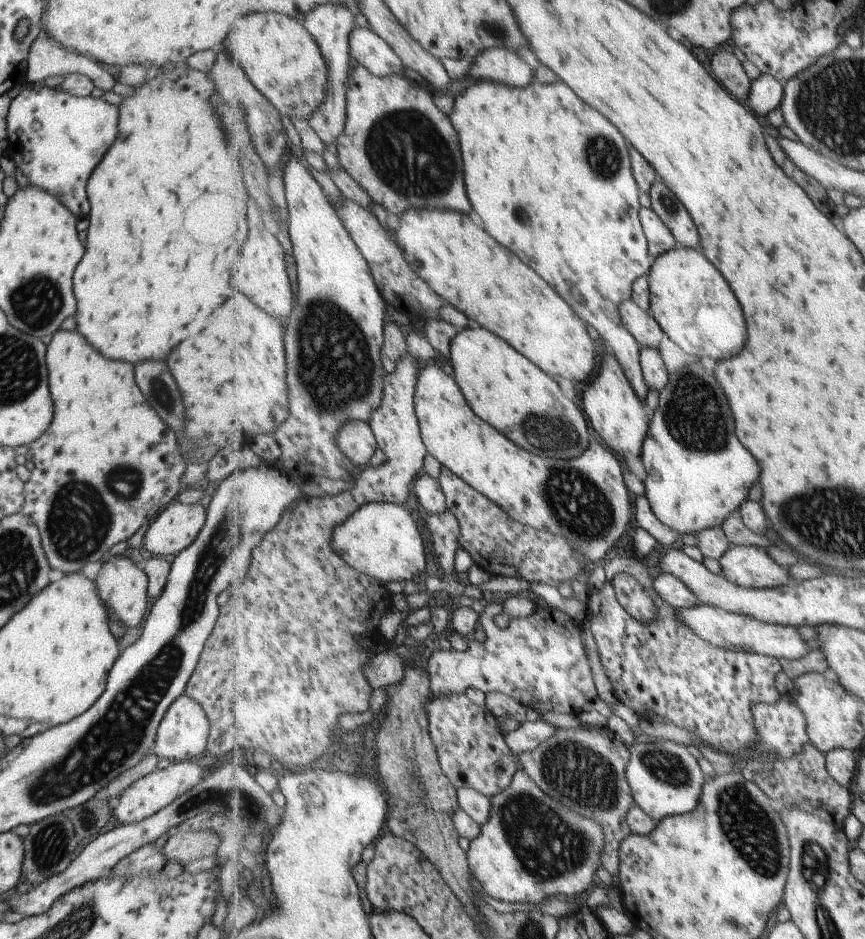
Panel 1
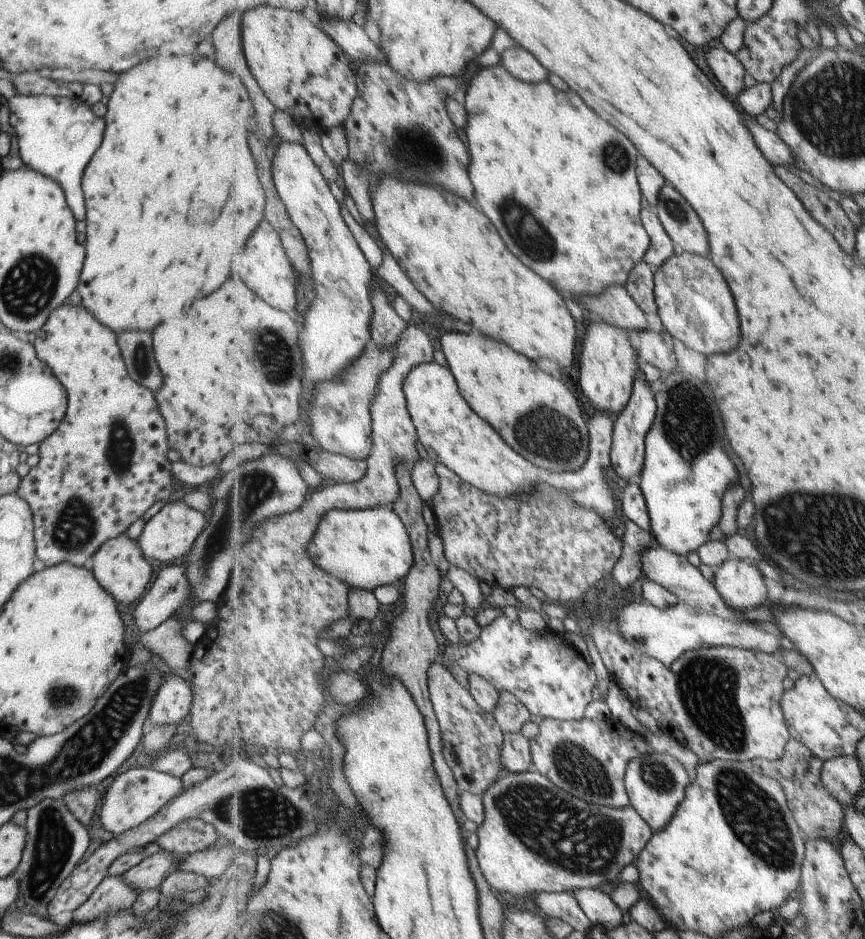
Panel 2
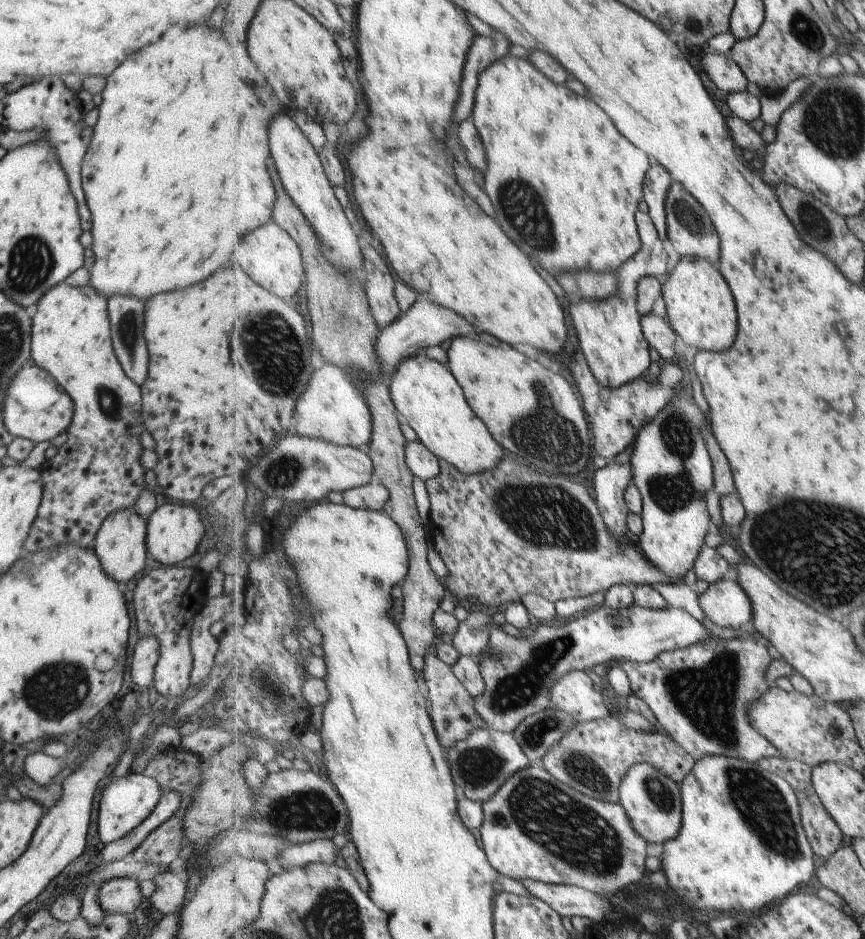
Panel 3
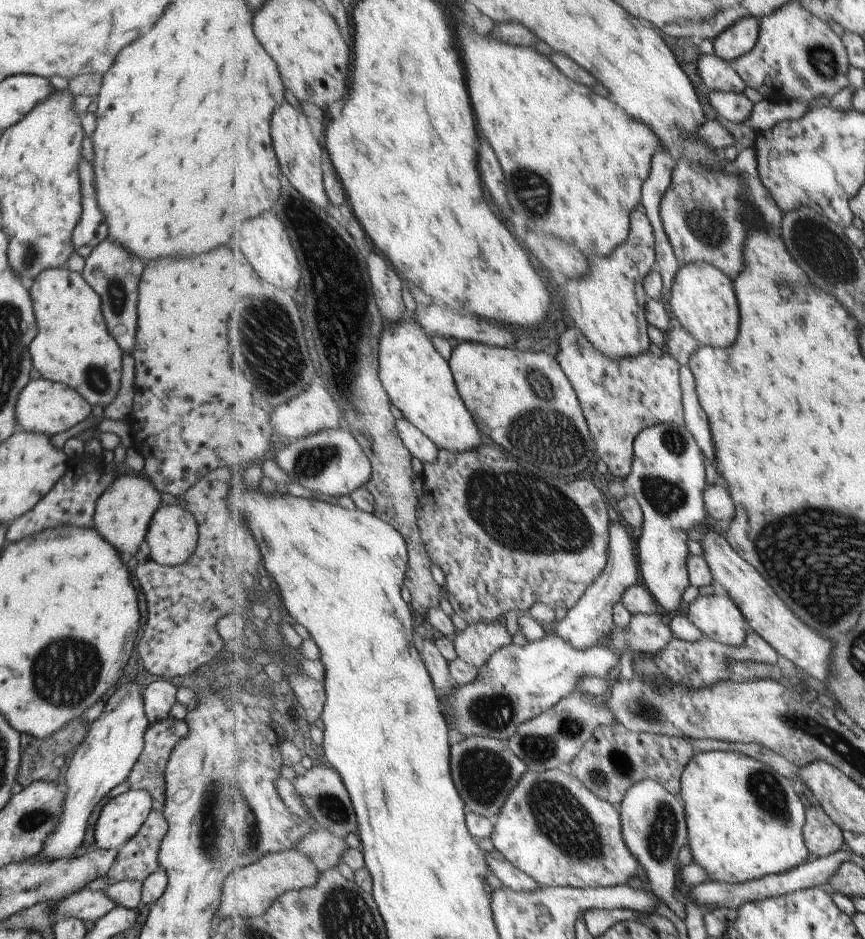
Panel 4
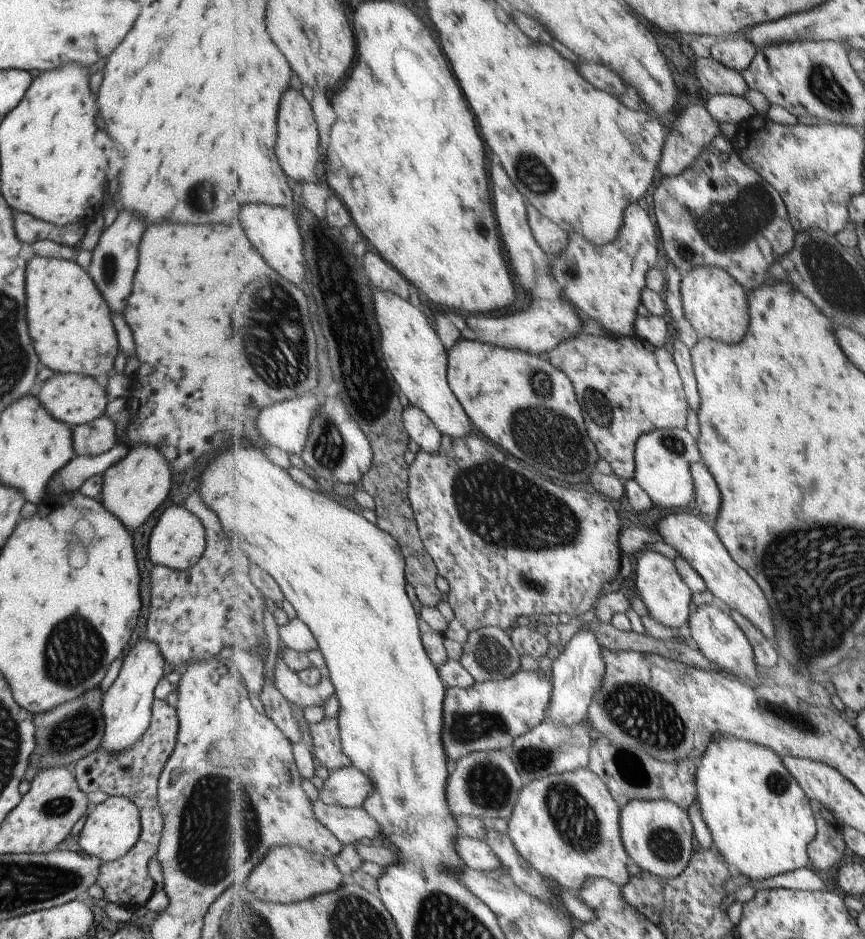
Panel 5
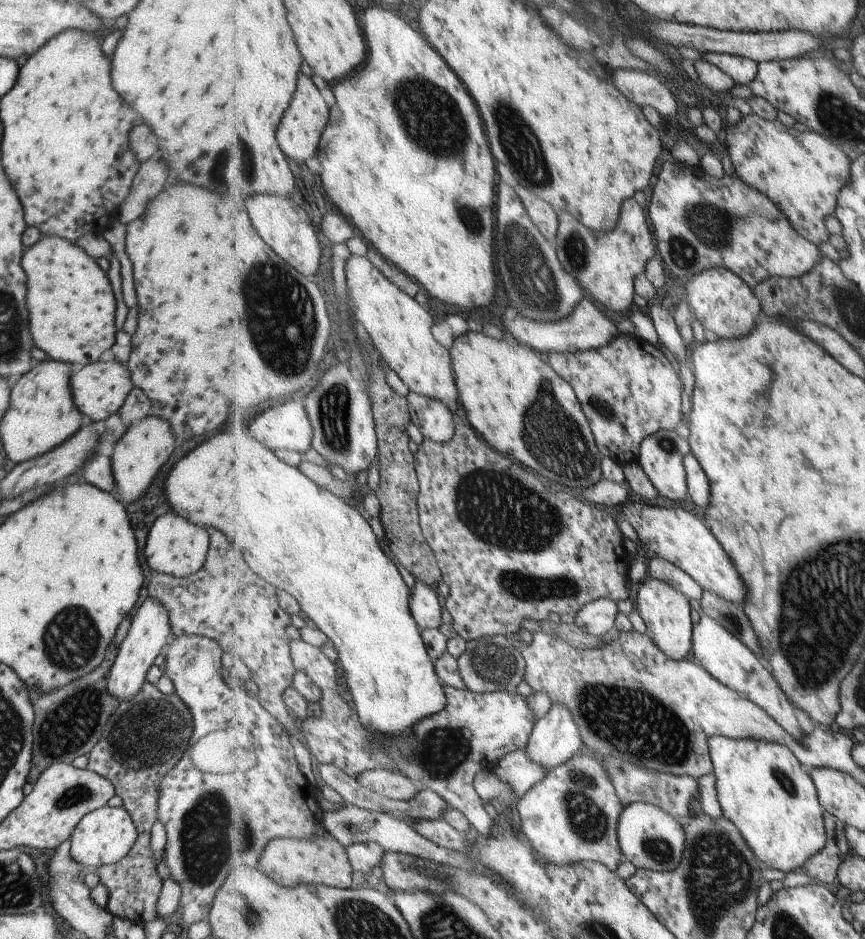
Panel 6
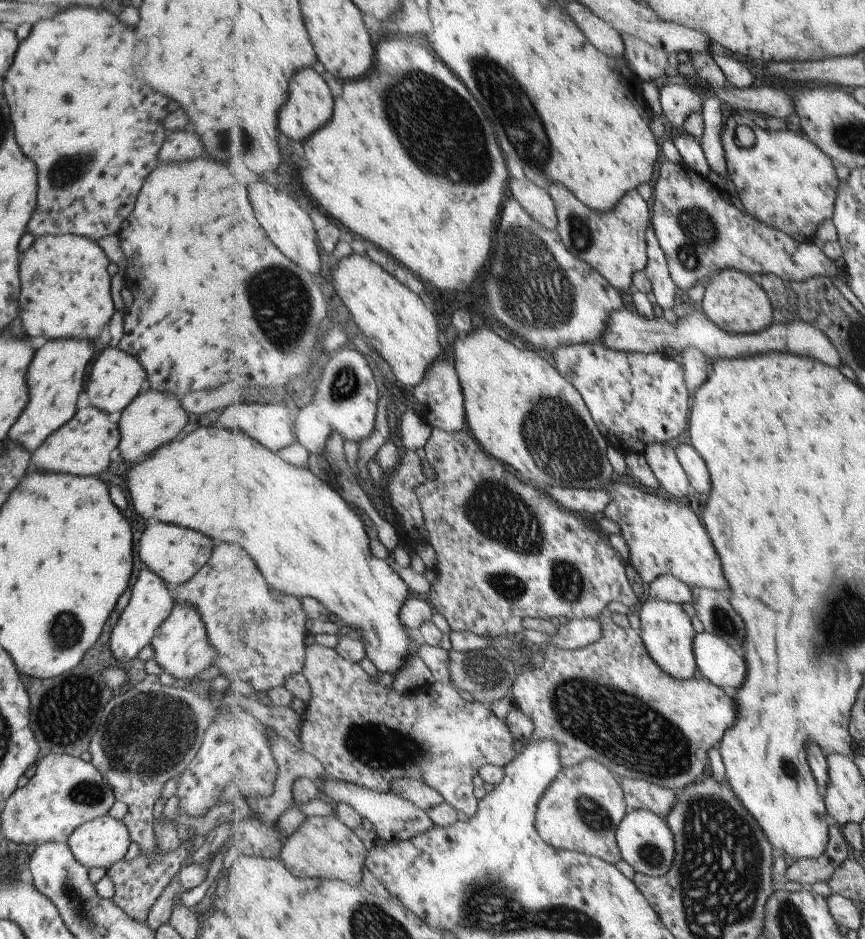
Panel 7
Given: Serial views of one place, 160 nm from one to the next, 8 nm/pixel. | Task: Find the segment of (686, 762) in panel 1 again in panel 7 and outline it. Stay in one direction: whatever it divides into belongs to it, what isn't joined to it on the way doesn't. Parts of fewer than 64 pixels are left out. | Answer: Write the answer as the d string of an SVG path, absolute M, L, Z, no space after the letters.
M652 810L629 811L618 826L617 837L622 858L632 866L636 873L660 877L667 874L674 865L677 846L673 831L666 819Z

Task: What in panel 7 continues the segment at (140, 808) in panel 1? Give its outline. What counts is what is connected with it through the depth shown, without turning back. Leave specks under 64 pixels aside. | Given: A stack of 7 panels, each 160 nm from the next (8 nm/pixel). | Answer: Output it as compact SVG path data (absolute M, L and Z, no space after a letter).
M108 815L91 819L84 822L71 832L65 841L73 858L85 868L108 869L114 862L121 861L127 852L130 838L126 826L122 821L115 820Z

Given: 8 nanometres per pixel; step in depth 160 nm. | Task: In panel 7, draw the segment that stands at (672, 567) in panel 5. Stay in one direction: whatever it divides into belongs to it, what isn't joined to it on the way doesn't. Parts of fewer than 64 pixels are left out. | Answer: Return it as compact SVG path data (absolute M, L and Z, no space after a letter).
M649 598L638 608L642 620L642 639L655 662L676 679L686 681L697 676L699 670L694 653L695 628L681 603Z

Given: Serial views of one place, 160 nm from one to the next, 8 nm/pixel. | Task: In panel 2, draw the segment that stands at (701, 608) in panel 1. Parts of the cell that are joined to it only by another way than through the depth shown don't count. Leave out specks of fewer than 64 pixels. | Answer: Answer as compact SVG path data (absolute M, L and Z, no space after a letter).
M641 598L628 602L618 616L618 629L622 637L643 654L654 656L671 666L683 653L703 648L732 646L747 650L760 650L762 653L778 653L781 649L779 638L755 628L753 624L735 624L729 619L707 613L684 602L660 609Z

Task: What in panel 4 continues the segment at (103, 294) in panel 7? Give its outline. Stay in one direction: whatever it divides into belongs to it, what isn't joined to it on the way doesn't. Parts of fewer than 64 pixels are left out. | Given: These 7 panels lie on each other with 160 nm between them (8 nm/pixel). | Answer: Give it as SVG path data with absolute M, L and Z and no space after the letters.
M66 266L41 270L32 280L28 292L37 329L29 346L32 367L41 379L69 385L89 405L101 404L105 408L114 399L119 386L122 350L107 332L99 295L85 282L81 273L68 270Z

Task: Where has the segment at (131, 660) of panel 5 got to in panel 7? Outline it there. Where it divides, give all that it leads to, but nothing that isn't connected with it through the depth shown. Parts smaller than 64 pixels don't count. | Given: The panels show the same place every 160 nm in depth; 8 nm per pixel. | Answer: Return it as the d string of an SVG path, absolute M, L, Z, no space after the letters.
M147 567L137 572L135 582L131 586L130 598L117 618L110 632L109 652L112 660L127 661L136 657L137 652L150 644L151 637L160 622L169 614L174 605L171 589L152 570Z

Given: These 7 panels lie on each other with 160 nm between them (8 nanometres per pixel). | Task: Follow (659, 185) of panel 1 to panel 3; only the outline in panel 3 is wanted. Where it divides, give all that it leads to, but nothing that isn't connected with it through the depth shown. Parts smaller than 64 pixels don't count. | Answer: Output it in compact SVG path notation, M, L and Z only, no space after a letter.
M681 182L672 184L666 201L667 212L667 238L674 250L683 257L700 257L708 262L719 262L721 260L721 240L713 226L711 216L707 210L689 194Z

